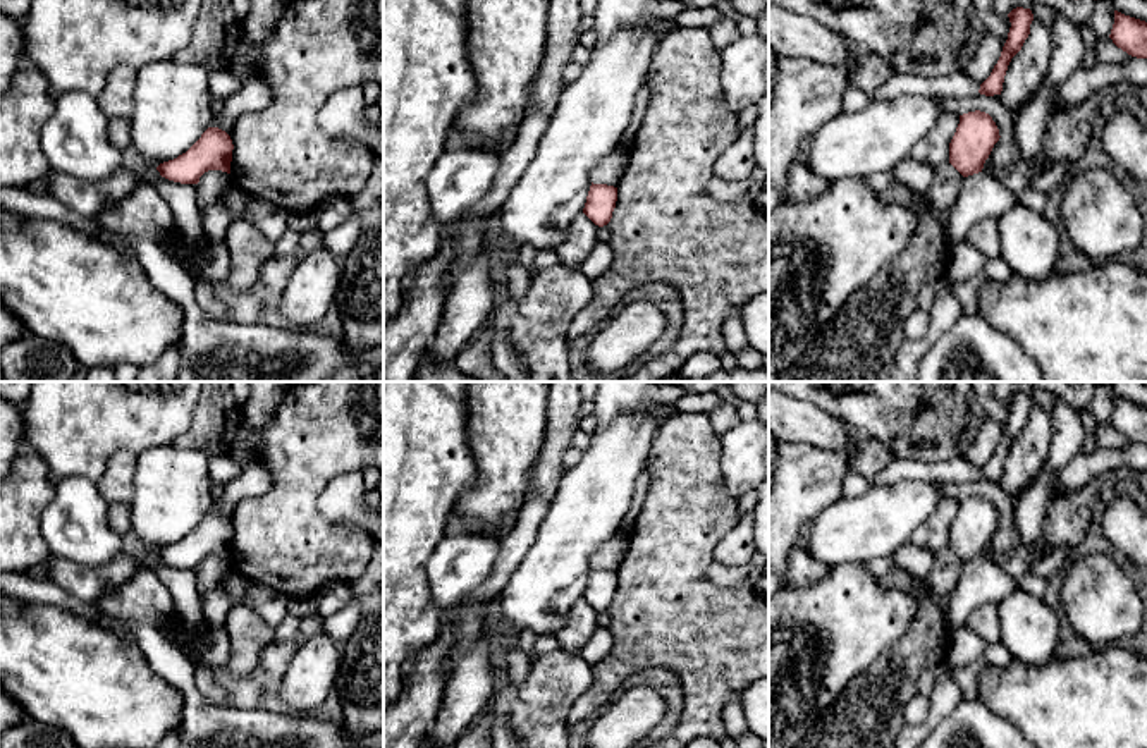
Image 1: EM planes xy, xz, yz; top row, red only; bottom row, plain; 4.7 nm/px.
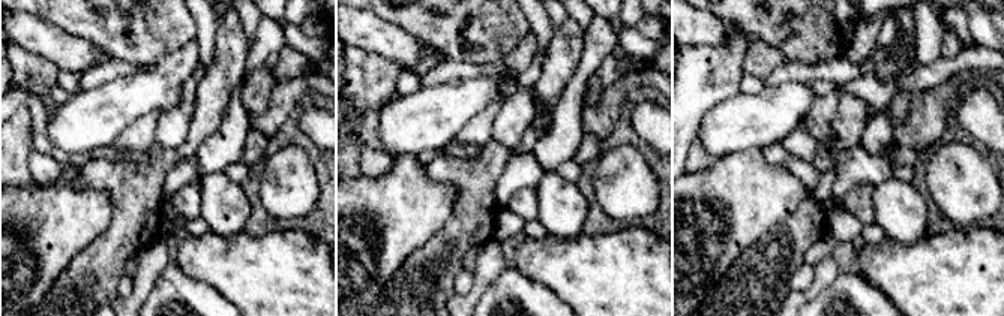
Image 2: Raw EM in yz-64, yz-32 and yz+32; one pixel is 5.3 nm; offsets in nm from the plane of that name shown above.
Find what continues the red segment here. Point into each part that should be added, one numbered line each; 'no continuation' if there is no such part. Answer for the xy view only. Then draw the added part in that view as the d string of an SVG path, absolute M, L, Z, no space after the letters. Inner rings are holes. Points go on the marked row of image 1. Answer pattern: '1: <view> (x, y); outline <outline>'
no continuation

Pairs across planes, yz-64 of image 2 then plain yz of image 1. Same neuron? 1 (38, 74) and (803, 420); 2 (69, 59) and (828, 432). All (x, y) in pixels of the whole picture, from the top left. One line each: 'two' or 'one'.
1: two
2: one

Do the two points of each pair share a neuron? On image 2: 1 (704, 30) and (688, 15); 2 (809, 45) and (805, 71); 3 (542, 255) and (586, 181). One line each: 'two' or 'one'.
1: one
2: two
3: two

